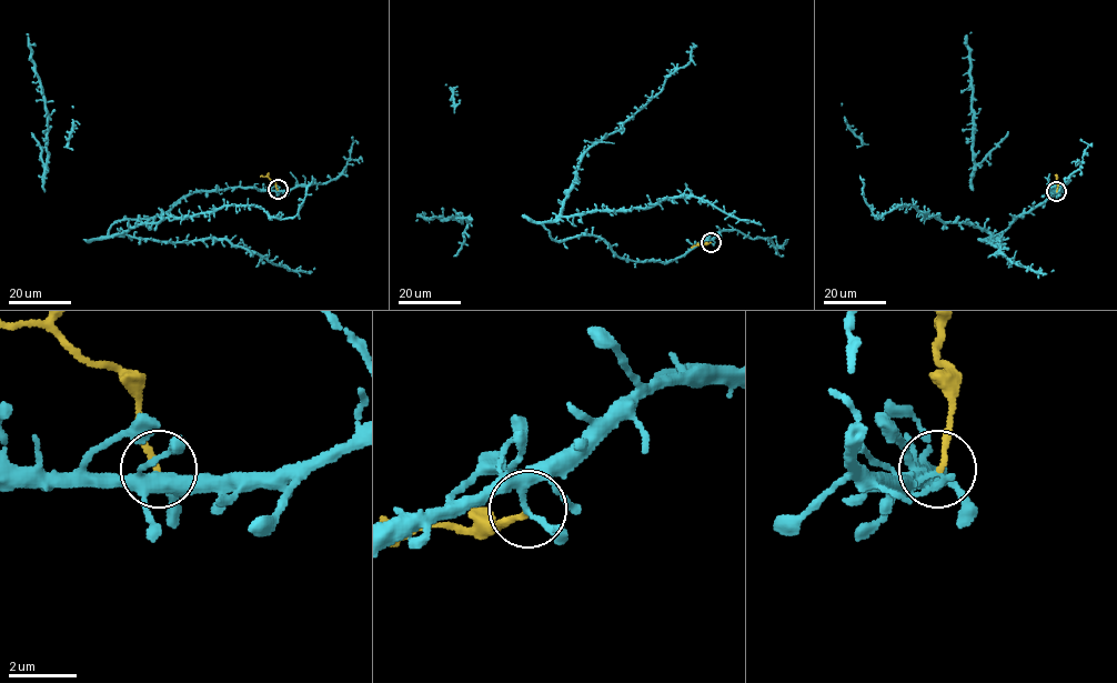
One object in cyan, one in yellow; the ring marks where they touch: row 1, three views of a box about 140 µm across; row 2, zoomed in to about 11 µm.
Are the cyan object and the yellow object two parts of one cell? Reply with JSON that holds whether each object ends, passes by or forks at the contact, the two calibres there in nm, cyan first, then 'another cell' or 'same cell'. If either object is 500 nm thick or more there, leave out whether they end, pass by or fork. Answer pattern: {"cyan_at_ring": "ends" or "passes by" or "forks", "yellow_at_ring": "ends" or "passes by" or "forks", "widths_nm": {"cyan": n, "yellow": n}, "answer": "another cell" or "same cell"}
{"cyan_at_ring": "passes by", "yellow_at_ring": "ends", "widths_nm": {"cyan": 200, "yellow": 160}, "answer": "another cell"}

